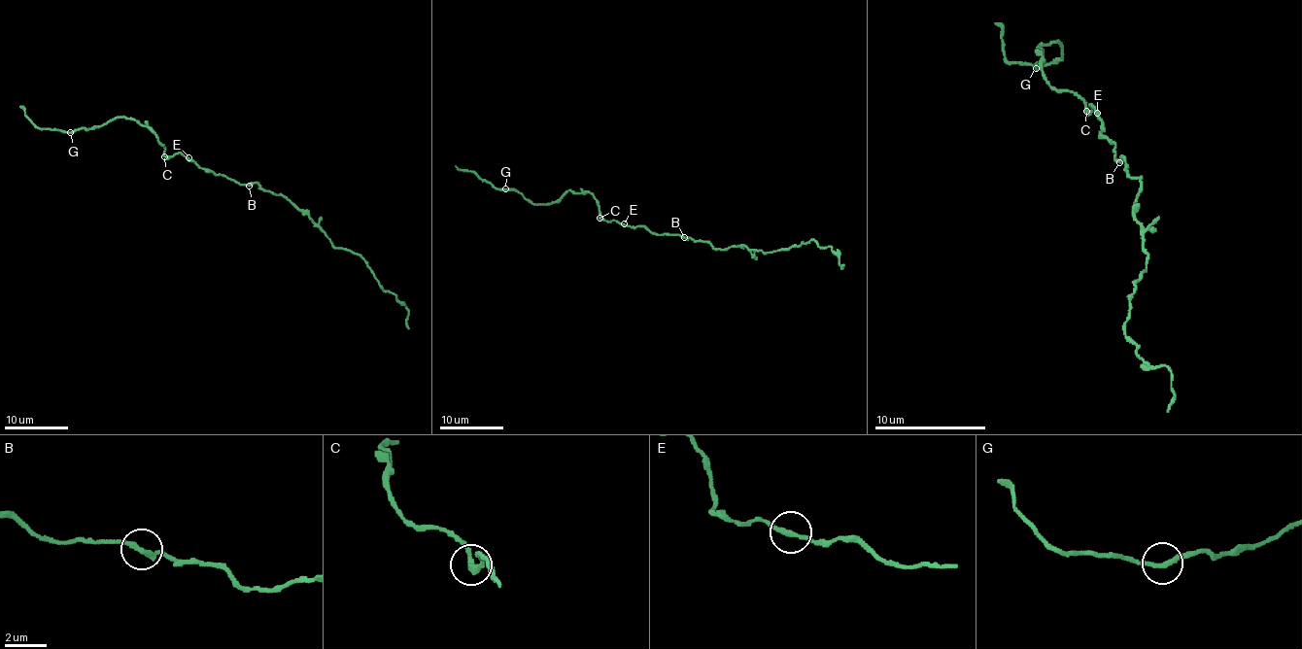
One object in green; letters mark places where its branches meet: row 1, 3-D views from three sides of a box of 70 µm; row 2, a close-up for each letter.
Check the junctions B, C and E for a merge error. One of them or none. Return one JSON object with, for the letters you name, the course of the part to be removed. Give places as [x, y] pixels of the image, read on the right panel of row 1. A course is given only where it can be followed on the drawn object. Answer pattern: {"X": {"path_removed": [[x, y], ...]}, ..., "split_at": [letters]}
{"split_at": []}

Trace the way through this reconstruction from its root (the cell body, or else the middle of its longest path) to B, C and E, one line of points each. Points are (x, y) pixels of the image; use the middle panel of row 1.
B: (663, 235), (674, 233), (684, 237)
C: (663, 235), (652, 233), (644, 227), (630, 227), (599, 218)
E: (663, 235), (652, 233), (644, 227), (624, 223)

